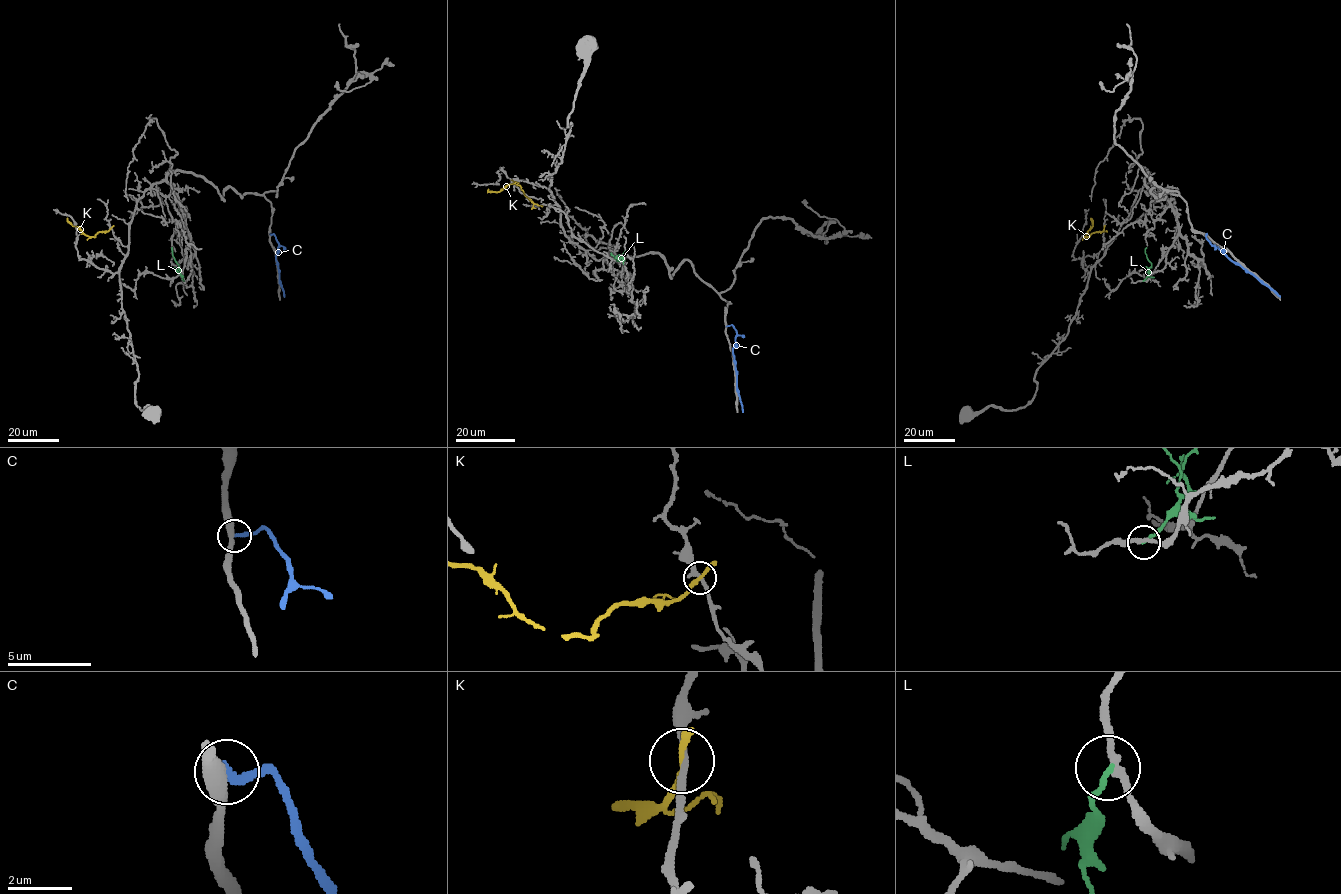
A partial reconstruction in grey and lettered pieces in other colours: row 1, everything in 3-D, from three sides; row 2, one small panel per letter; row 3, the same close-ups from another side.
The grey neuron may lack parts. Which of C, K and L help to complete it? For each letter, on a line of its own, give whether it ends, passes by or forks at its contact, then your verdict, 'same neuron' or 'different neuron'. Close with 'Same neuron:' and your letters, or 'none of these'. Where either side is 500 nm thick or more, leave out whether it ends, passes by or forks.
C: it ends; different neuron
K: it passes by; different neuron
L: it ends; different neuron
Same neuron: none of these

